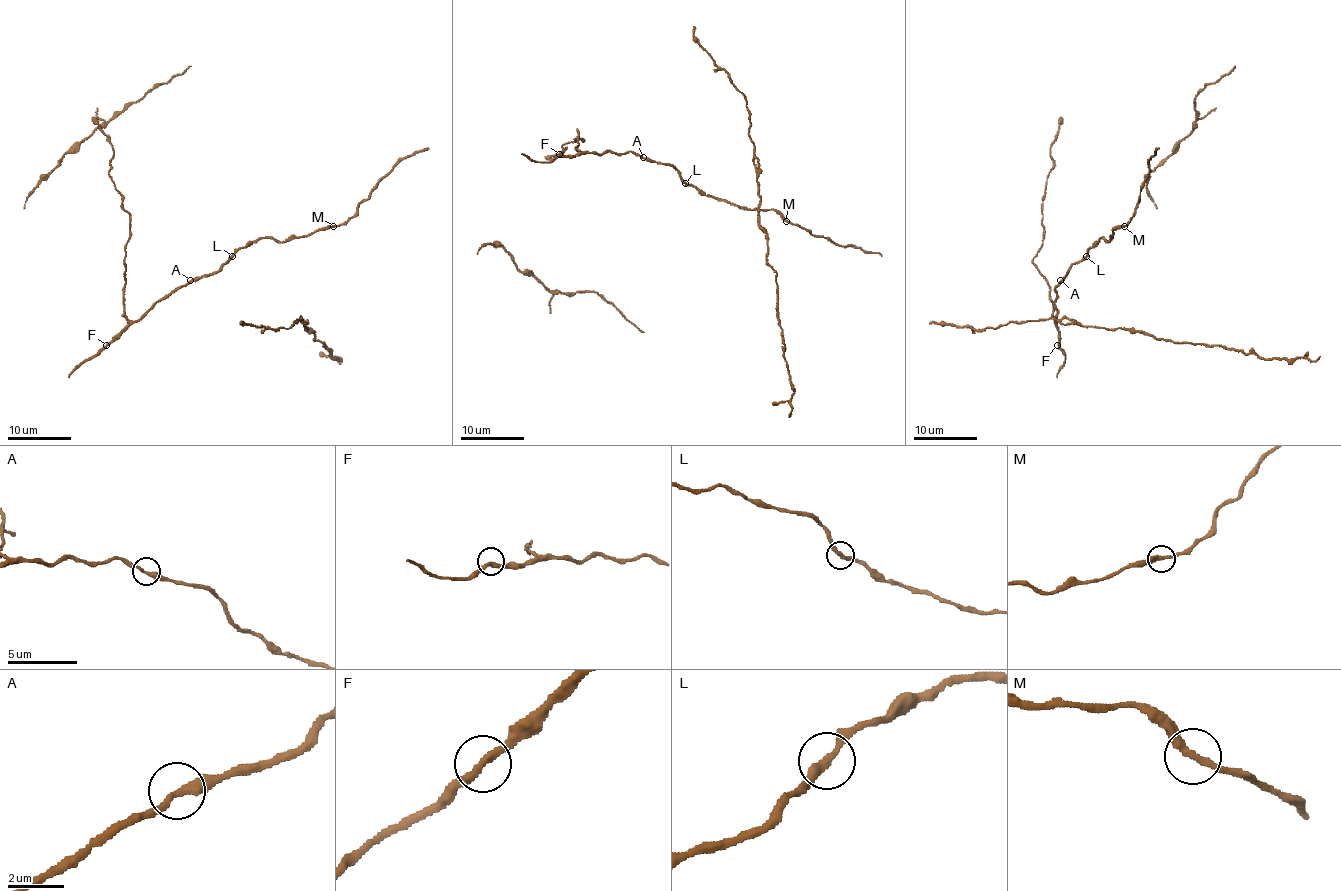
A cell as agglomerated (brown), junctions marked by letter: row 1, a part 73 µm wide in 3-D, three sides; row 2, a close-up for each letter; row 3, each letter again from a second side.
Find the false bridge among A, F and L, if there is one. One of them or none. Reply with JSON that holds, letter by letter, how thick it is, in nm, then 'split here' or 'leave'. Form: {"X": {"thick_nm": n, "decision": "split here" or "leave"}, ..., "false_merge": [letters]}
{"A": {"thick_nm": 300, "decision": "leave"}, "F": {"thick_nm": 280, "decision": "leave"}, "L": {"thick_nm": 300, "decision": "leave"}, "false_merge": []}

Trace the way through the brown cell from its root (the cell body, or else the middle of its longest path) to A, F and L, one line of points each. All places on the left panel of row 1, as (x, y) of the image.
A: (138, 321), (159, 301), (190, 280)
F: (138, 321), (130, 321), (106, 345)
L: (138, 321), (159, 301), (194, 280), (214, 274), (232, 256)

